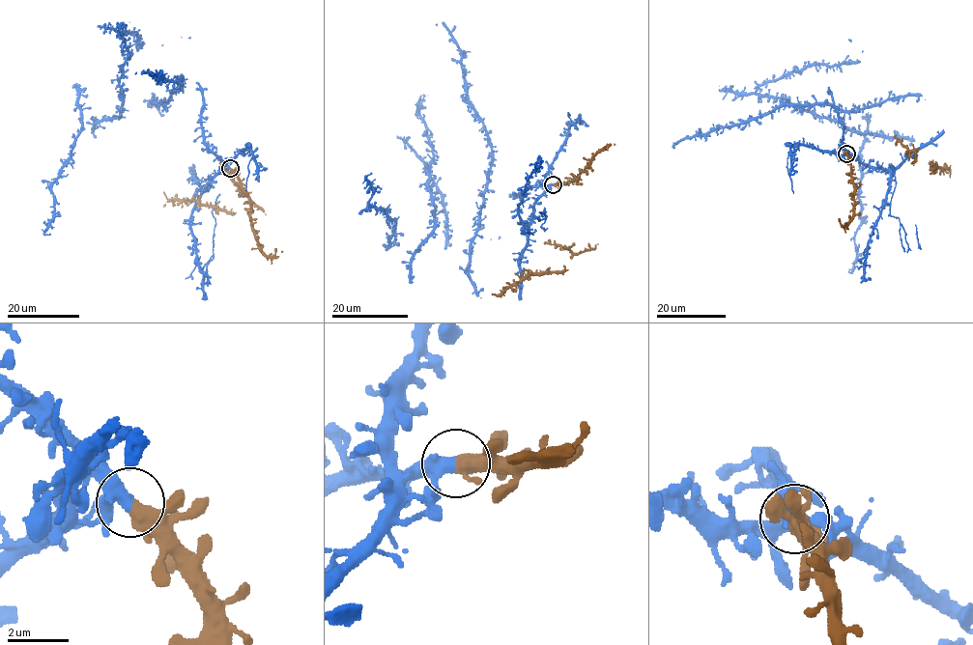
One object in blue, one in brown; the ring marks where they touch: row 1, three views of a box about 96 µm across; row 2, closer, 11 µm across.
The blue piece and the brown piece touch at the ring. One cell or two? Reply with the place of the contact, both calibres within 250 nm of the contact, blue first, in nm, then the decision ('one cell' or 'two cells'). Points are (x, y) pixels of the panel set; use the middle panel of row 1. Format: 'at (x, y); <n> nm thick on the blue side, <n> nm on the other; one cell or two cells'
at (553, 184); 360 nm thick on the blue side, 400 nm on the other; two cells

